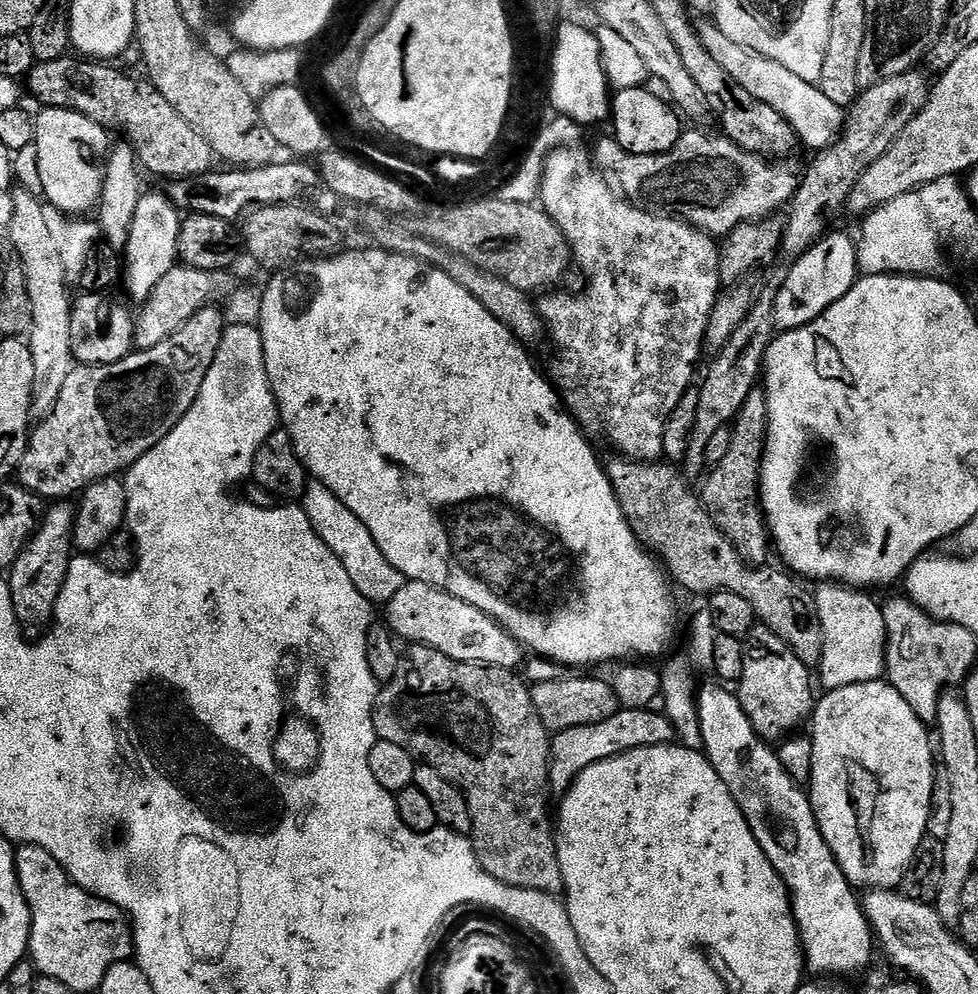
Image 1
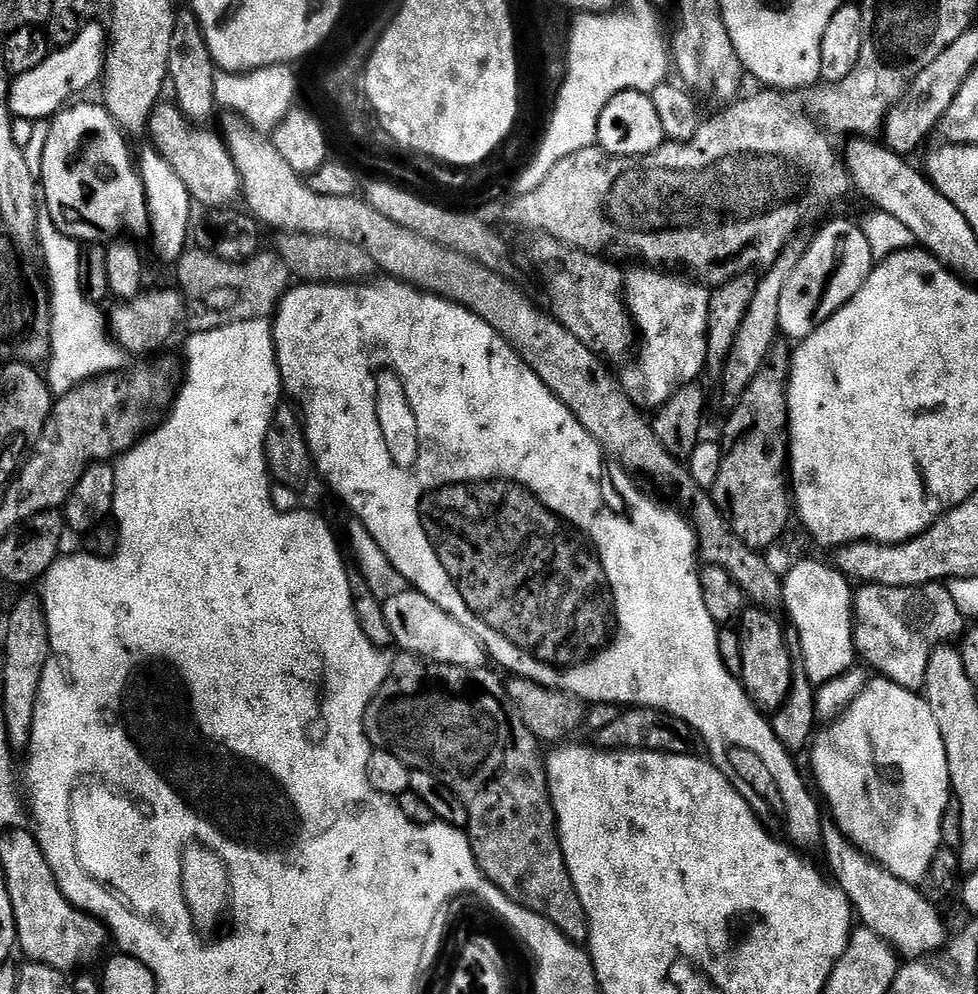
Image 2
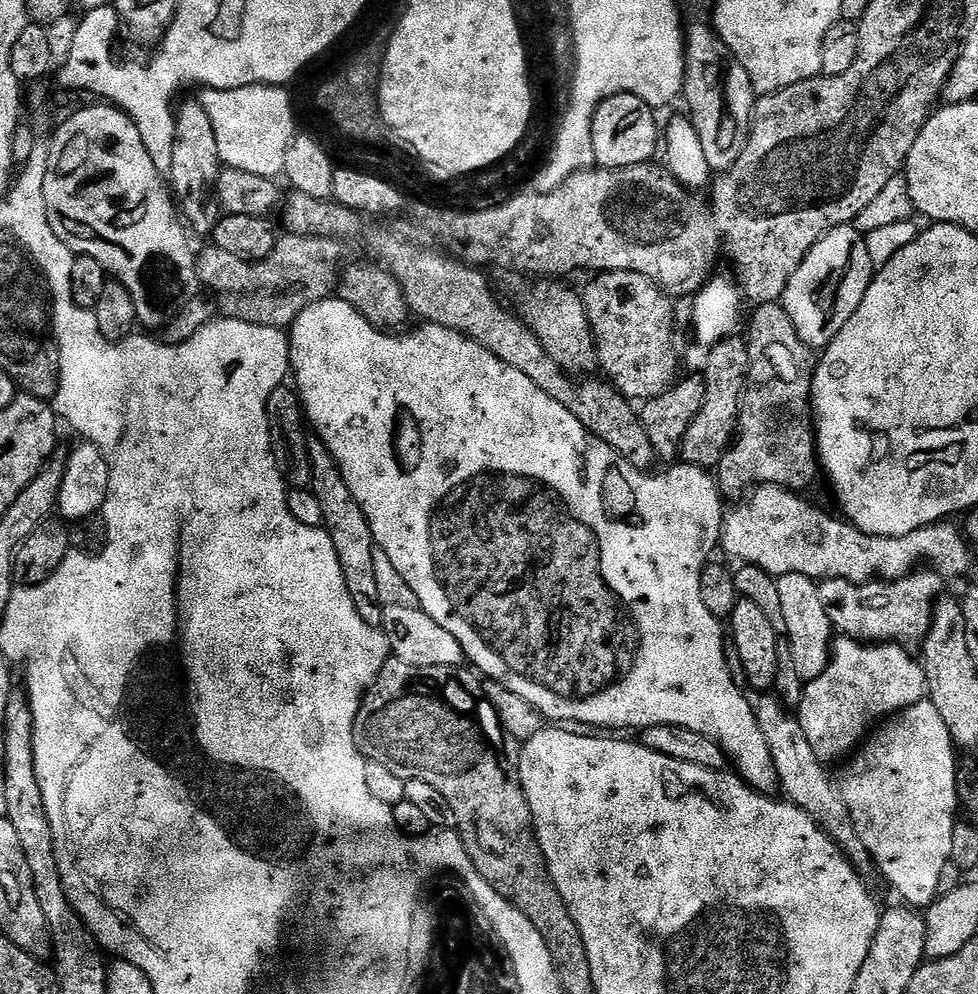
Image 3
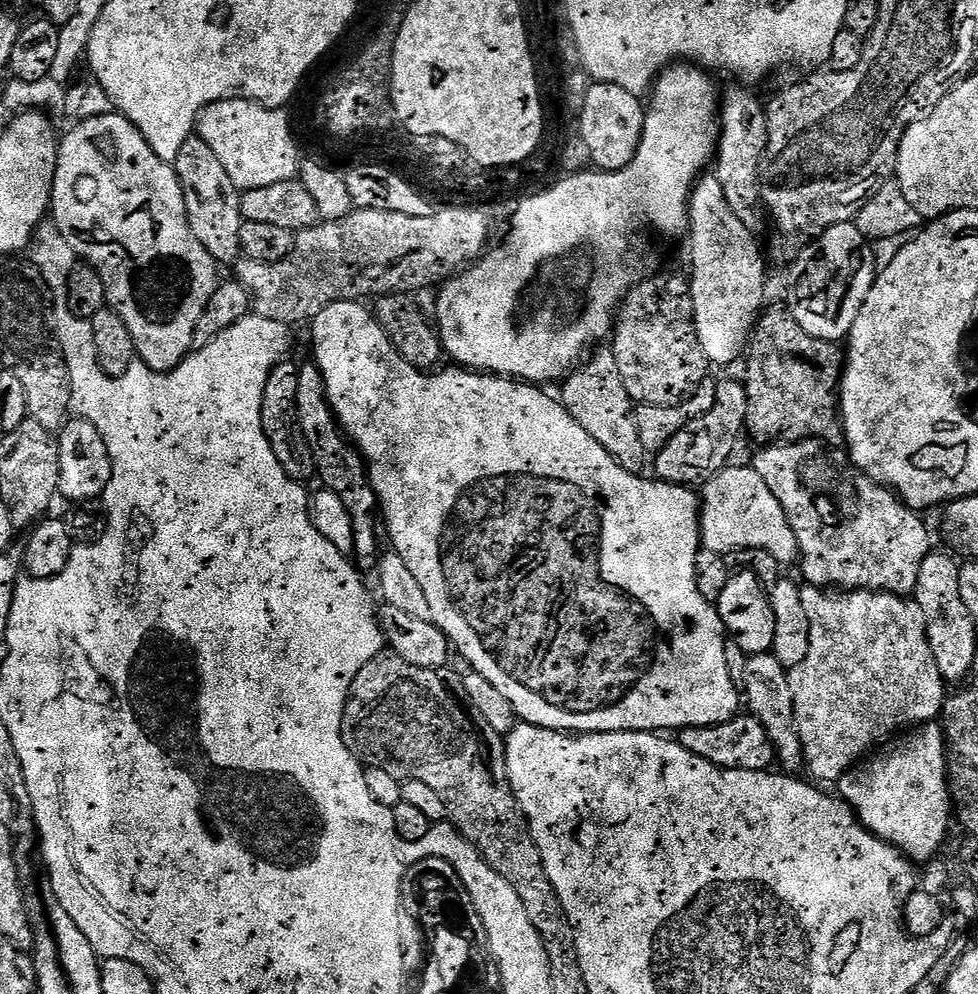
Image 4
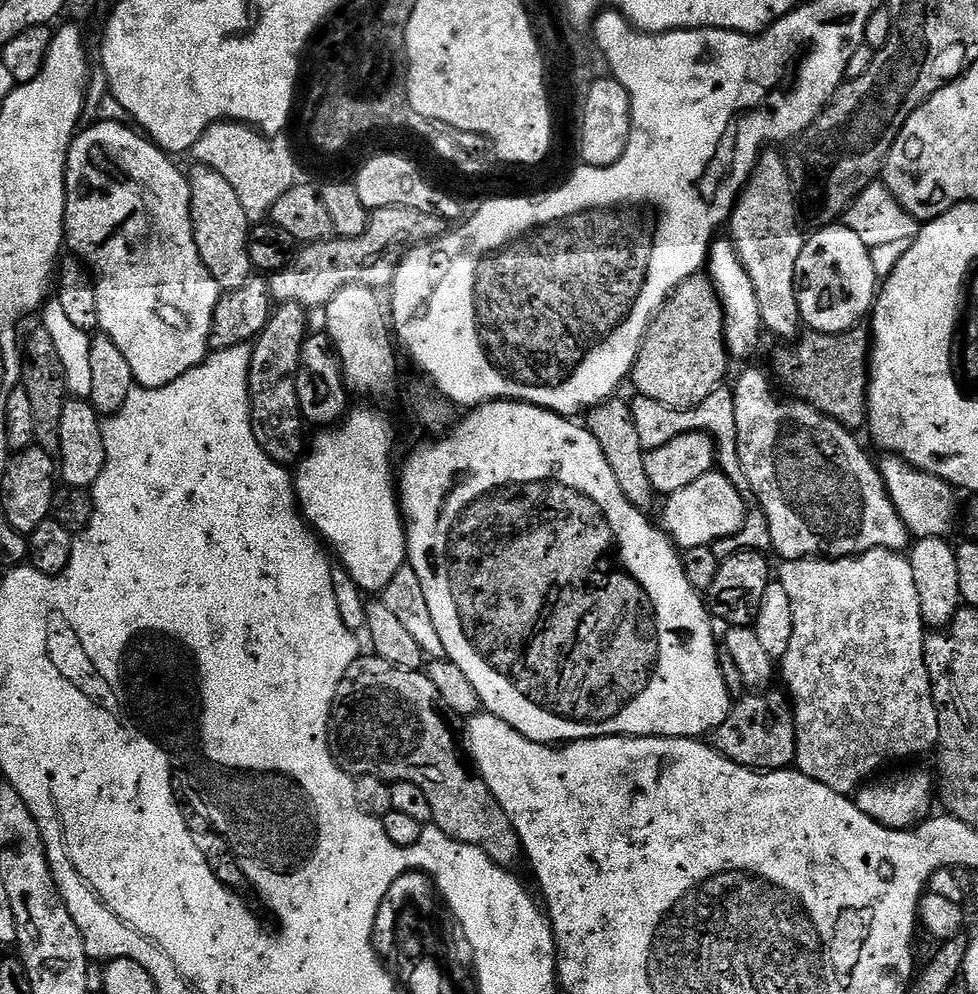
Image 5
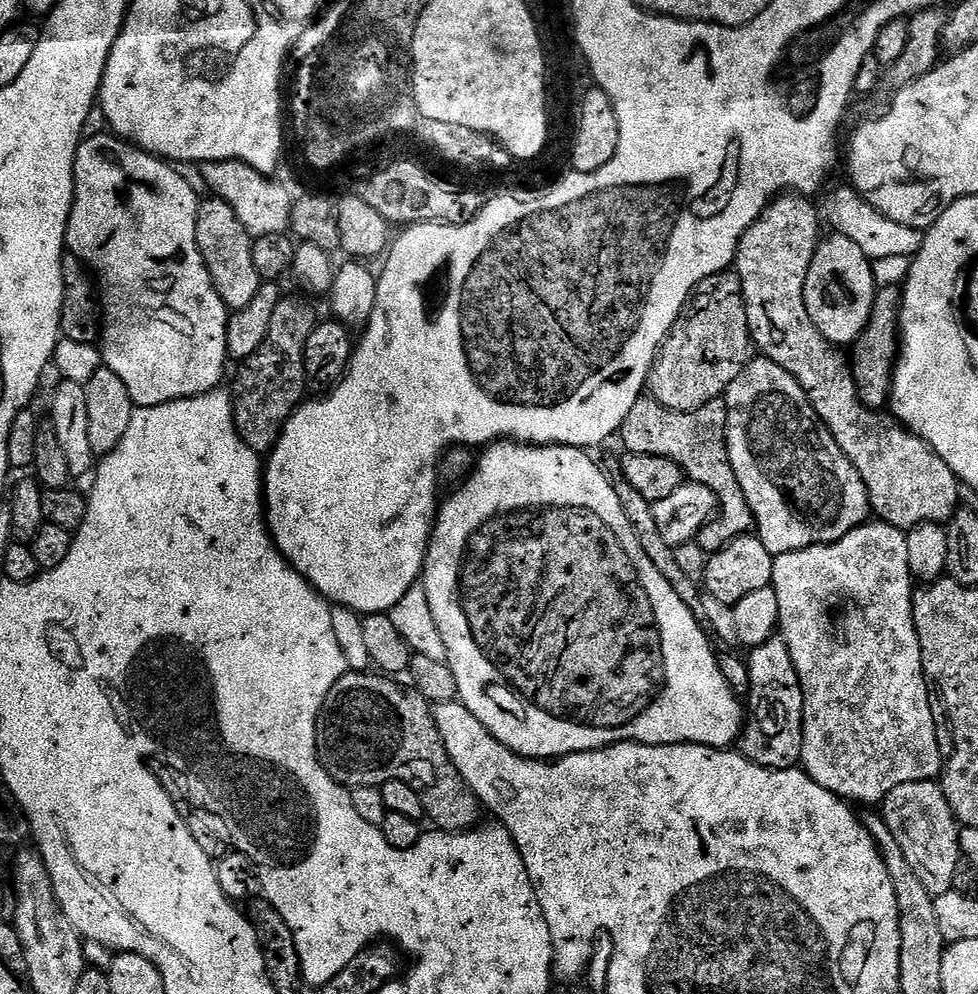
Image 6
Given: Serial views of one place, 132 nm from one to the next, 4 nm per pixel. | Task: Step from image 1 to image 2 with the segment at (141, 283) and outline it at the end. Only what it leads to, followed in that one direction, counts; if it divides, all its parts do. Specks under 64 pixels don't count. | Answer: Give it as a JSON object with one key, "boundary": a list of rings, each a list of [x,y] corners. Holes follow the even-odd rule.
{"boundary":[[[151,146],[145,148],[145,152],[141,156],[139,153],[138,167],[144,183],[144,193],[148,199],[150,237],[152,236],[152,244],[156,247],[157,254],[164,260],[175,262],[180,259],[181,254],[190,244],[194,201],[186,190],[185,184],[182,183],[182,178],[178,178],[178,174],[174,174],[170,162],[166,162],[166,158],[162,158],[162,154],[158,154],[155,148]]]}

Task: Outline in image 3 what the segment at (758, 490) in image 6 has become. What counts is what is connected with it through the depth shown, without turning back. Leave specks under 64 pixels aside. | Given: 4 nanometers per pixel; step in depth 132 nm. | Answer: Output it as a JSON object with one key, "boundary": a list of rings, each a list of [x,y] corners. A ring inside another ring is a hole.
{"boundary":[[[917,570],[900,580],[851,584],[827,579],[819,585],[833,629],[861,642],[891,642],[901,646],[923,645],[936,612],[936,601],[945,591],[945,577],[935,570]]]}

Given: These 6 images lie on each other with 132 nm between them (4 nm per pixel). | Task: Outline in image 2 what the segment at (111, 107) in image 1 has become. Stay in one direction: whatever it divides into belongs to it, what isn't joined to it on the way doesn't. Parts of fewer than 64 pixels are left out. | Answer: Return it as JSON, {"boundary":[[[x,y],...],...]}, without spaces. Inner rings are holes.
{"boundary":[[[161,102],[156,105],[152,116],[148,119],[146,136],[151,147],[156,149],[166,162],[170,162],[174,174],[182,178],[186,190],[191,194],[193,201],[200,204],[204,210],[224,210],[235,200],[241,199],[244,191],[242,178],[238,166],[234,166],[234,158],[228,153],[224,144],[223,135],[219,131],[207,132],[204,126],[197,126],[181,114],[179,108],[172,102]]]}

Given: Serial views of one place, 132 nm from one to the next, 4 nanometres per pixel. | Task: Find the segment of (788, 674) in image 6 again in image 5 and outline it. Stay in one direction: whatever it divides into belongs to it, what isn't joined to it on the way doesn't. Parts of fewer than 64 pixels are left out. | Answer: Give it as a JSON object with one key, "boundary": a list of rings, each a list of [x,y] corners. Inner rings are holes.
{"boundary":[[[783,691],[767,694],[744,694],[733,703],[722,726],[711,733],[710,743],[718,754],[743,768],[778,772],[793,767],[796,759],[796,719],[789,697]]]}

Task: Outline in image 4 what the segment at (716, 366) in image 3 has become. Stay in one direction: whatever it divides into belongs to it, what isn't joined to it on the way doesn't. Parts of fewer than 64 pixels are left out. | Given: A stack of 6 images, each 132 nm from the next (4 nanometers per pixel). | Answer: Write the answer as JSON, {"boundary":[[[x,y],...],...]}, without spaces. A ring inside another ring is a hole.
{"boundary":[[[717,379],[715,385],[714,404],[710,410],[686,422],[674,434],[674,438],[666,442],[663,450],[655,453],[655,479],[664,480],[668,484],[700,486],[729,466],[732,451],[740,440],[740,432],[742,436],[746,428],[746,390],[739,379]]]}

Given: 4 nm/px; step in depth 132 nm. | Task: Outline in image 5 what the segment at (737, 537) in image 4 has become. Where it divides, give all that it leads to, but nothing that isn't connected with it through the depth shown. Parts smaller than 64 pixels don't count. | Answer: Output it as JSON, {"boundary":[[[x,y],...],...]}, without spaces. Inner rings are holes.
{"boundary":[[[718,470],[708,472],[690,486],[683,487],[665,499],[662,524],[677,547],[681,549],[704,545],[711,547],[714,541],[740,532],[746,515],[746,507],[744,508],[740,498],[741,491],[733,486],[732,480],[725,473],[718,472]]]}

